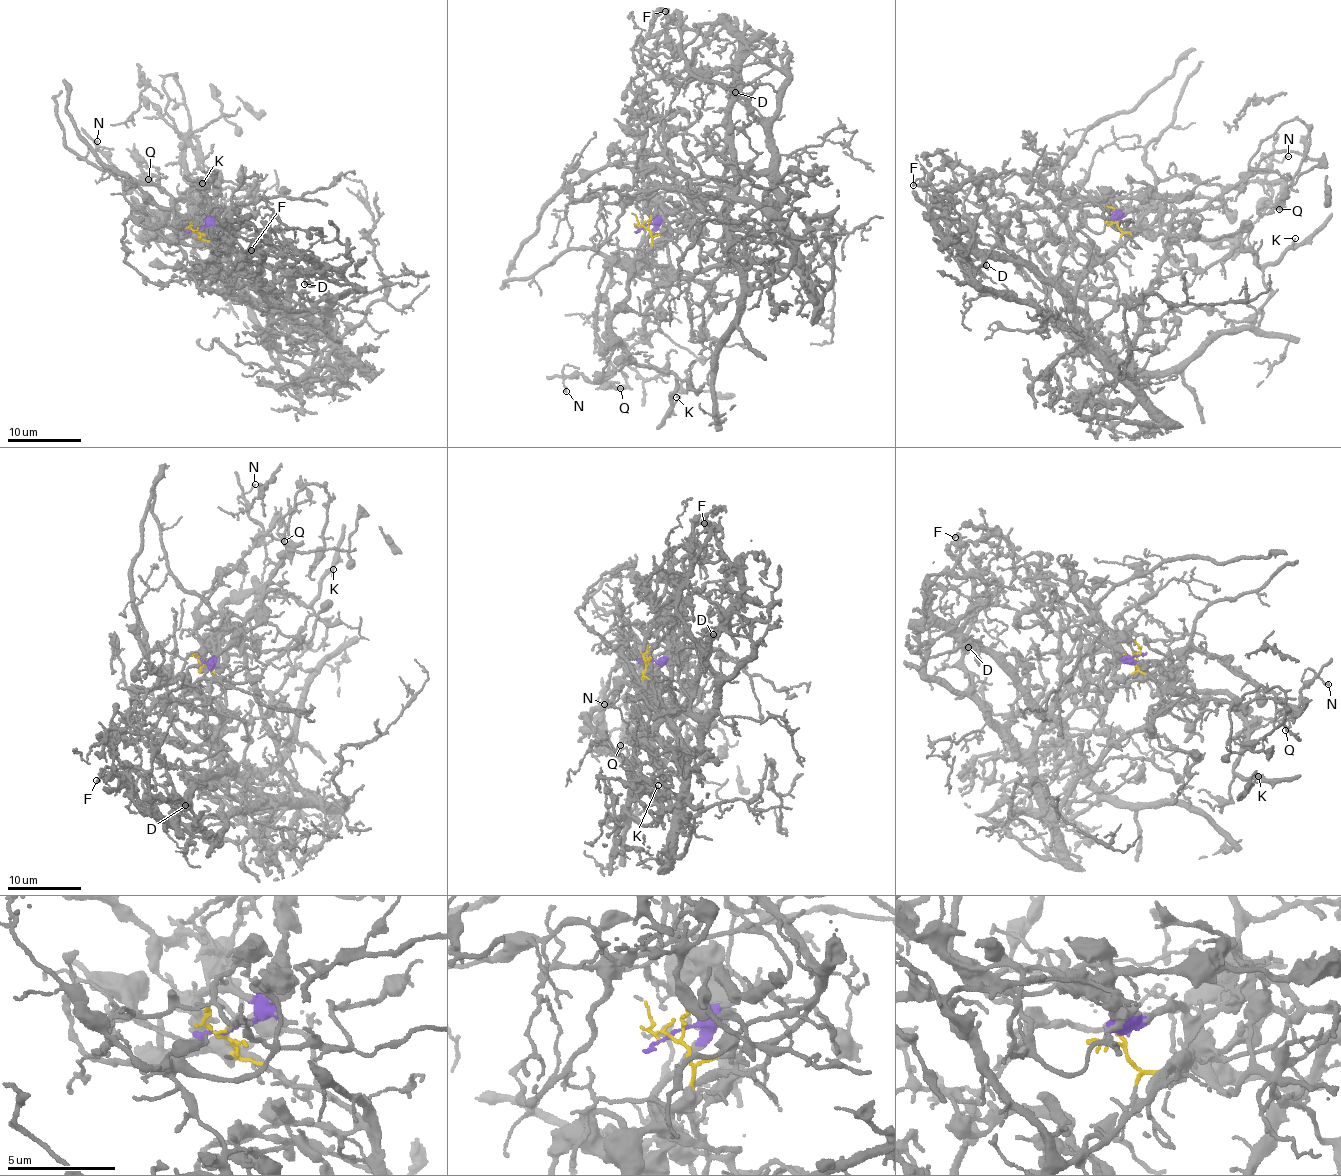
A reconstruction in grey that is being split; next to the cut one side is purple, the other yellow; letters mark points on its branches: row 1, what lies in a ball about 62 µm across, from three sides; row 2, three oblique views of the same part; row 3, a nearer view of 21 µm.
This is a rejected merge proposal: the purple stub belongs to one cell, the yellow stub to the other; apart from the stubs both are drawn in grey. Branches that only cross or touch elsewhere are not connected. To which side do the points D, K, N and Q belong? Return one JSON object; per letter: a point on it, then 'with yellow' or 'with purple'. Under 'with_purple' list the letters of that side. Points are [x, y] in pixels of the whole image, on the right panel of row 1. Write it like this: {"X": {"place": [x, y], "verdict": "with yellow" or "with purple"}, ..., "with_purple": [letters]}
{"D": {"place": [986, 265], "verdict": "with yellow"}, "K": {"place": [1295, 238], "verdict": "with purple"}, "N": {"place": [1288, 156], "verdict": "with purple"}, "Q": {"place": [1279, 209], "verdict": "with purple"}, "with_purple": ["K", "N", "Q"]}

